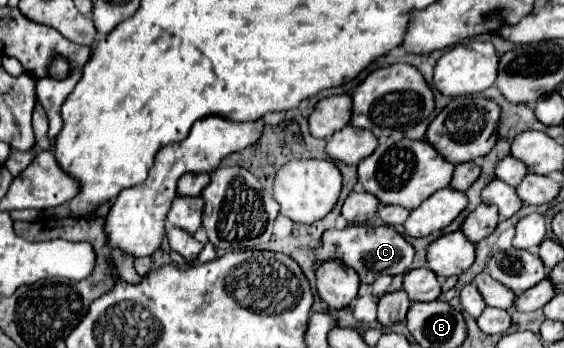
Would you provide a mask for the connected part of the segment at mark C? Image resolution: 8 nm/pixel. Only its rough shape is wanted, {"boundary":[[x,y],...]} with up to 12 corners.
{"boundary":[[390,226],[326,230],[316,262],[336,258],[362,284],[404,274],[414,248]]}

